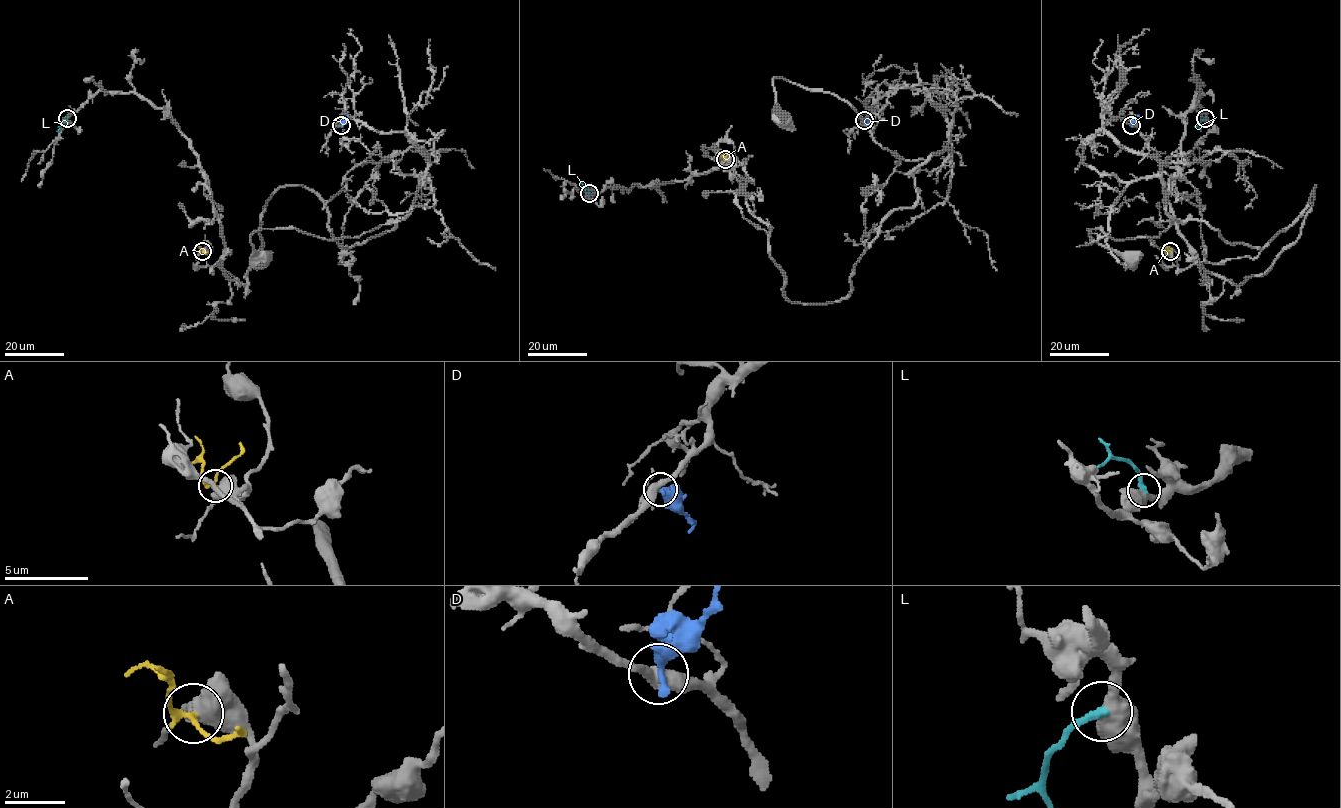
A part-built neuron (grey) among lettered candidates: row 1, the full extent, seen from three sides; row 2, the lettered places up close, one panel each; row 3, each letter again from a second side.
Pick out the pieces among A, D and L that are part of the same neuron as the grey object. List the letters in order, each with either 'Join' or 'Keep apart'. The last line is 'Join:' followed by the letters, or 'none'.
A: Keep apart
D: Keep apart
L: Keep apart
Join: none

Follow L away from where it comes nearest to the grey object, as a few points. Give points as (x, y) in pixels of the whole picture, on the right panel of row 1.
L: (1205, 118), (1199, 125), (1201, 131)

